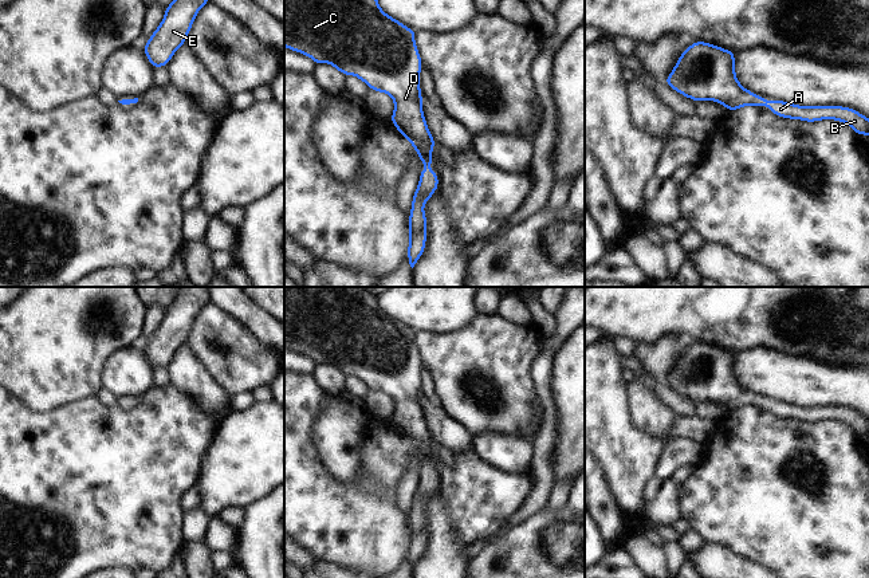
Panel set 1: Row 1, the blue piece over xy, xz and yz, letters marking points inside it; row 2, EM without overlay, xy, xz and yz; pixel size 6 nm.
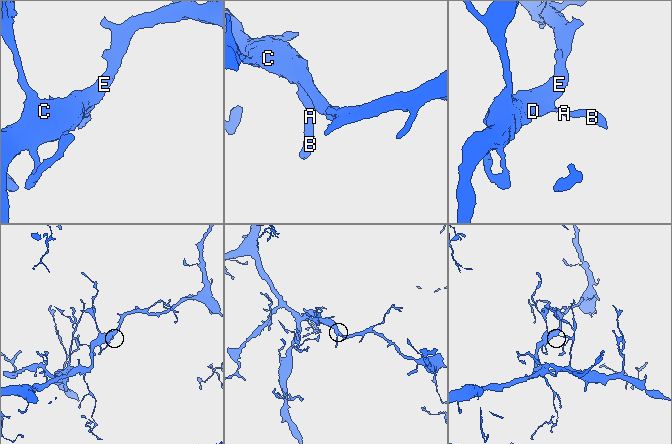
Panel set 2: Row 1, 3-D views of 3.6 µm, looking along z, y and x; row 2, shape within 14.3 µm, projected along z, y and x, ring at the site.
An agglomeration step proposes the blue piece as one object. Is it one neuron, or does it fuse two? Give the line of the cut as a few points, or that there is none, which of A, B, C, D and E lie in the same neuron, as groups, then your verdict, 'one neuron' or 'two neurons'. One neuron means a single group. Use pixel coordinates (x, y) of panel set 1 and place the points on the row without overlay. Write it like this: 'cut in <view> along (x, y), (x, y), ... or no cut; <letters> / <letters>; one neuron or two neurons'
no cut; A B C D E; one neuron

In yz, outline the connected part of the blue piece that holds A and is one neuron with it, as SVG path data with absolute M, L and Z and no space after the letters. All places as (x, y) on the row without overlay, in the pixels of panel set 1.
M695 342L679 357L664 384L679 394L696 401L715 401L727 410L743 406L767 406L782 418L817 422L835 420L849 425L857 436L869 436L869 418L845 406L799 406L786 401L767 401L744 389L735 373L735 354L716 345Z

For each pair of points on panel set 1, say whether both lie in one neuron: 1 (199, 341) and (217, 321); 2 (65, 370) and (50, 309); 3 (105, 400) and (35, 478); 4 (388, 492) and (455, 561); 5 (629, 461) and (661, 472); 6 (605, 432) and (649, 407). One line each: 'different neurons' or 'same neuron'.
1: same neuron
2: same neuron
3: different neurons
4: different neurons
5: different neurons
6: different neurons

